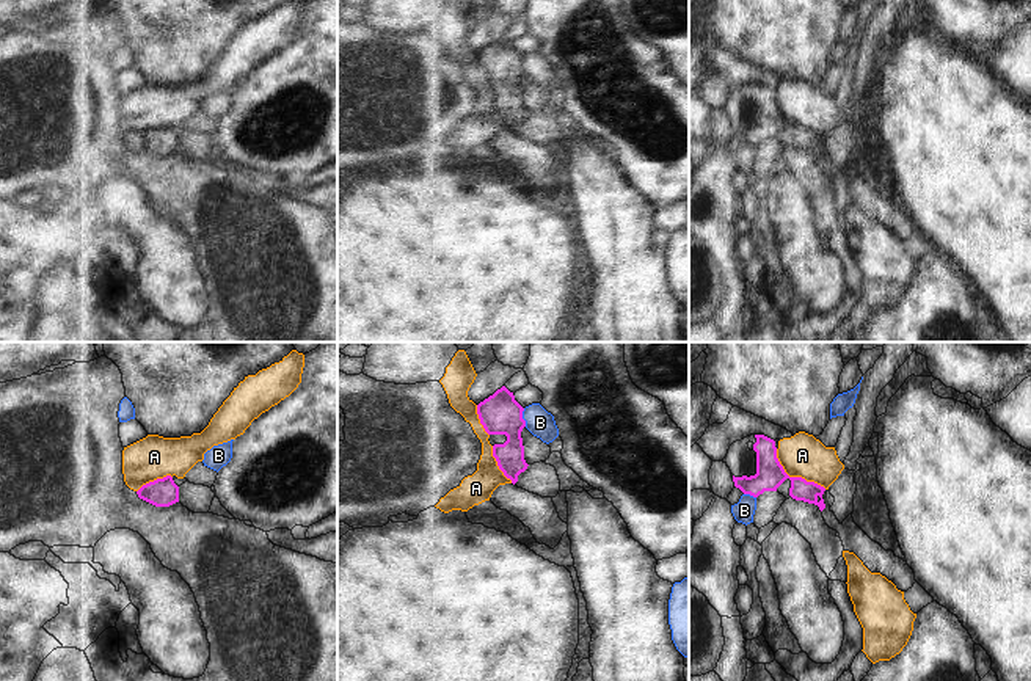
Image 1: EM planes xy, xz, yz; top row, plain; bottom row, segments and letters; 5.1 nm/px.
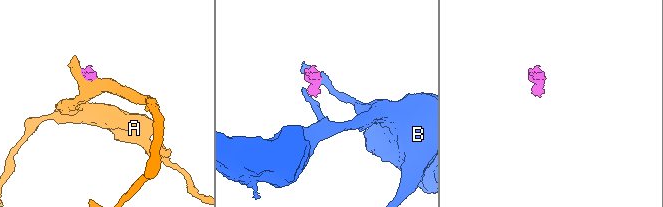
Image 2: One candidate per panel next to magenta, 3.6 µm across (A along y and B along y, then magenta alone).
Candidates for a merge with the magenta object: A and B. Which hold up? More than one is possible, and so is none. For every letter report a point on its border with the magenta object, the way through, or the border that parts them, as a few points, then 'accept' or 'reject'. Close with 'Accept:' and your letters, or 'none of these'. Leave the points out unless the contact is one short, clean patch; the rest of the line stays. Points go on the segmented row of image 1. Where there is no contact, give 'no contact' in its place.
A: yz (794, 477) | reject
B: xz (521, 418) | along xz (523, 408), (526, 426) | reject
Accept: none of these

